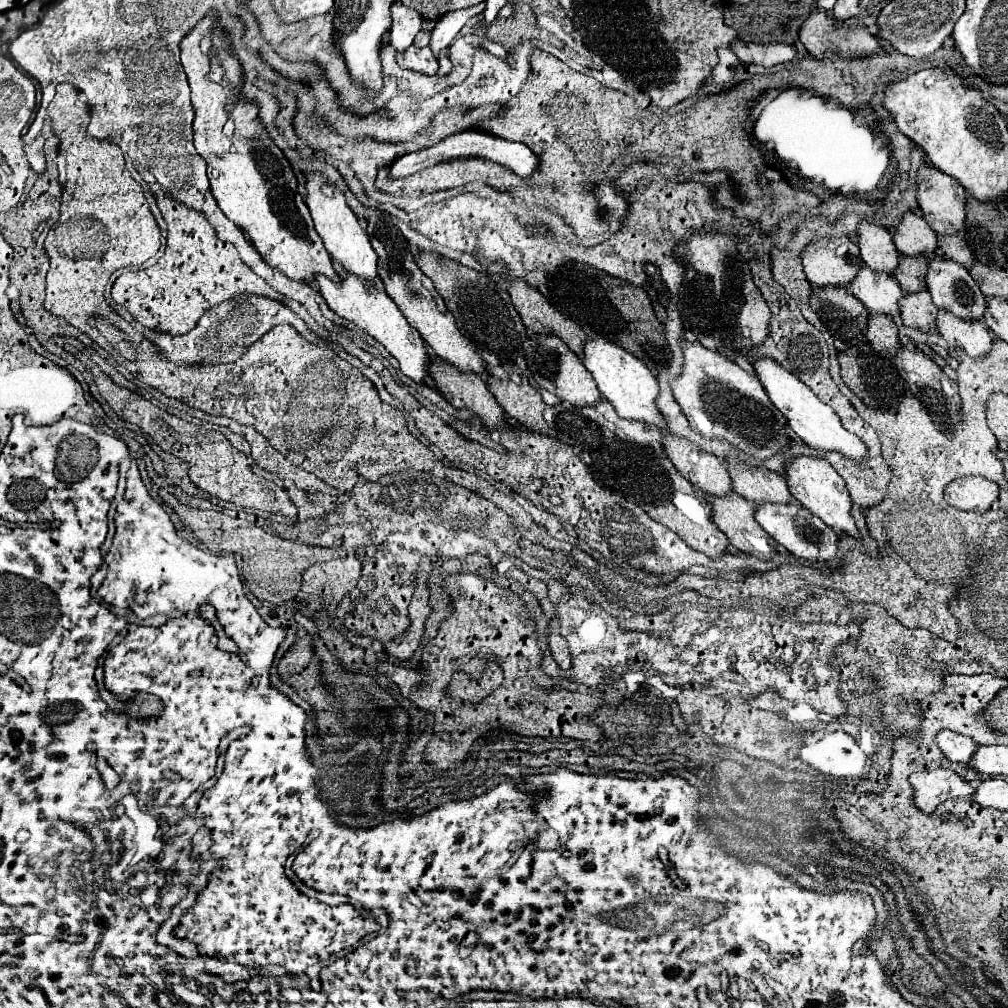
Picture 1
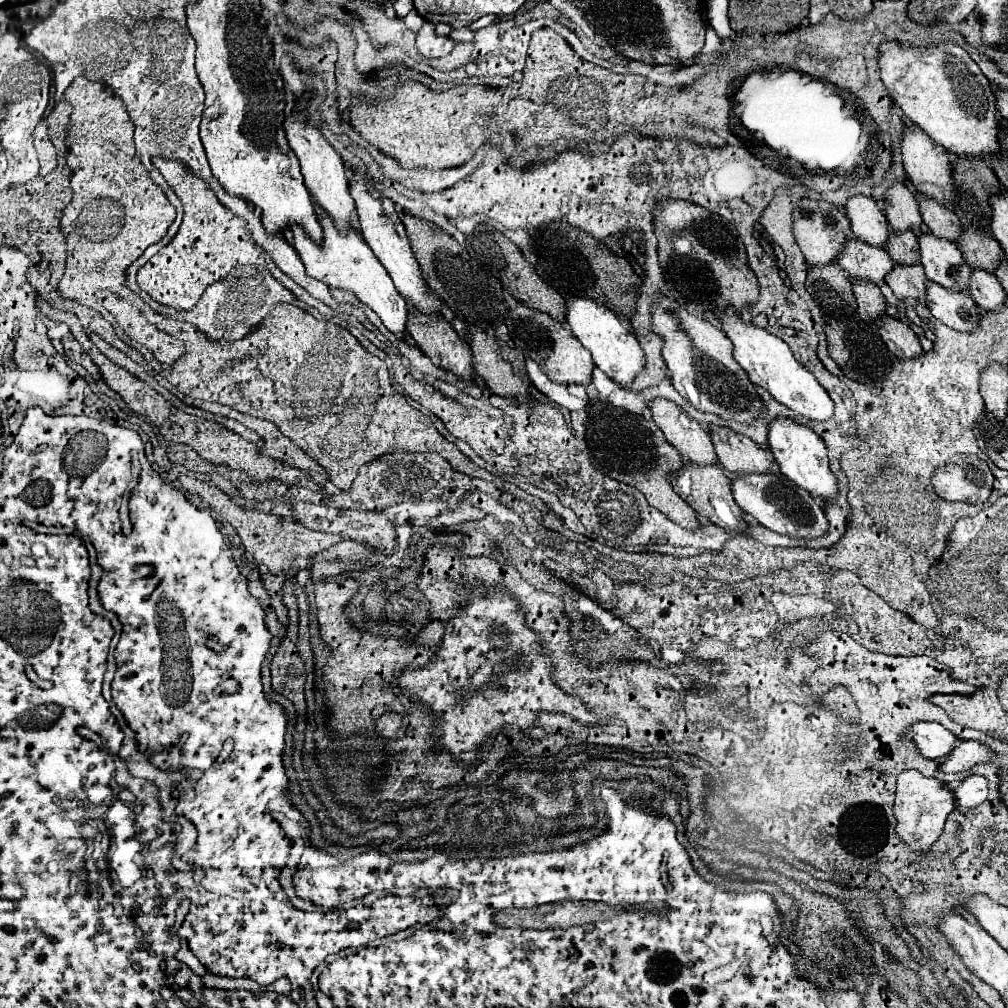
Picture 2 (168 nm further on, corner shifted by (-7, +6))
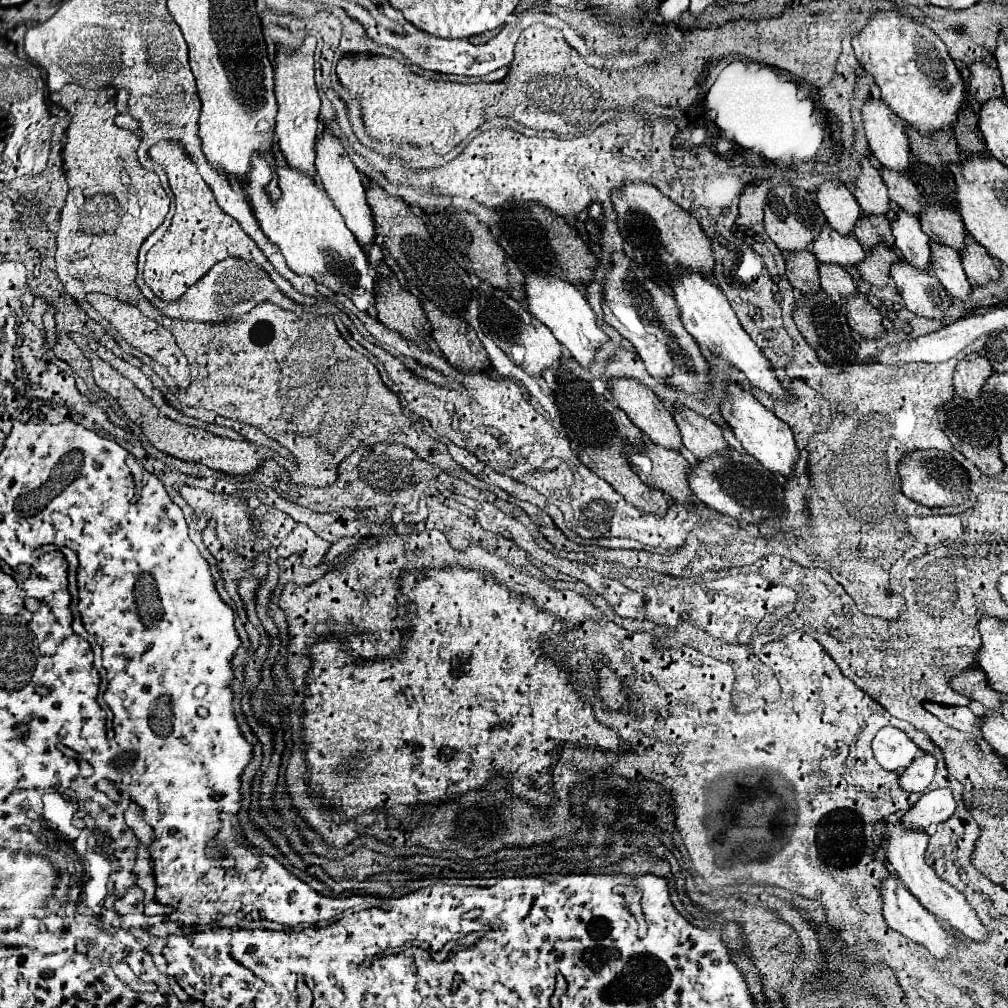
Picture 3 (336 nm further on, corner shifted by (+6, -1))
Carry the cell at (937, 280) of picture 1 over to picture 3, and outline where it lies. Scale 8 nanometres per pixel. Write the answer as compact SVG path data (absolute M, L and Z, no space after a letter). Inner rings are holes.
M899 211L897 221L891 223L893 235L895 235L895 245L901 251L903 259L913 265L917 271L931 271L931 245L929 237L921 231L919 219Z

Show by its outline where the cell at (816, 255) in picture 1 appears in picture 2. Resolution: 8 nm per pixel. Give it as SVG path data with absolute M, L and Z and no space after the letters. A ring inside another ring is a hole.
M800 198L794 204L794 224L792 224L792 232L796 238L796 244L800 246L804 258L808 264L828 264L832 262L838 252L842 250L842 244L846 242L846 234L850 234L850 222L846 220L846 214L832 206L826 200L812 200L812 198Z

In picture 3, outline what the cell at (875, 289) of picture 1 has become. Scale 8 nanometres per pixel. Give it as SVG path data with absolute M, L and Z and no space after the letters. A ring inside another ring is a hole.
M829 225L823 227L819 239L813 243L813 255L821 263L839 263L845 269L855 267L865 259L865 251L855 235L841 235Z

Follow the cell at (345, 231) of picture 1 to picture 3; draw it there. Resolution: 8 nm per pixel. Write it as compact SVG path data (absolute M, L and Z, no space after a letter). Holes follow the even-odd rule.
M305 37L303 47L299 51L279 51L275 57L275 95L279 103L277 111L277 145L283 153L289 167L295 167L297 171L311 175L315 183L317 179L317 167L315 167L315 141L317 141L317 129L319 129L319 95L313 81L313 53L315 53L315 37Z

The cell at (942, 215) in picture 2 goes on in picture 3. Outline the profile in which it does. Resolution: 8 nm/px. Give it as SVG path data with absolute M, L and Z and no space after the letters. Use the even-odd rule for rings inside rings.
M881 167L881 175L883 175L885 185L889 187L891 201L899 209L905 209L907 213L911 213L915 217L921 217L923 203L921 203L921 195L919 195L917 187L905 175L895 173L891 169L885 169L885 167Z

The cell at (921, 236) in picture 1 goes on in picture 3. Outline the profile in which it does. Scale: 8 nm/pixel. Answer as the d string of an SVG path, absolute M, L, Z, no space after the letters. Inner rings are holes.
M869 159L861 161L861 175L855 183L853 195L865 215L887 215L891 203L889 193L879 169L875 169Z

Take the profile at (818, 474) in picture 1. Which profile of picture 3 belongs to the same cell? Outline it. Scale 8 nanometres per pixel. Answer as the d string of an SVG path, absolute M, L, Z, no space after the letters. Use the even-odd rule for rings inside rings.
M729 385L727 393L731 397L721 401L721 413L723 413L725 421L731 425L735 437L745 447L745 451L749 455L753 455L767 471L779 473L779 475L791 479L795 475L795 465L799 459L793 431L787 427L787 423L783 423L779 417L775 417L773 411L765 409L749 391L743 391L739 385Z

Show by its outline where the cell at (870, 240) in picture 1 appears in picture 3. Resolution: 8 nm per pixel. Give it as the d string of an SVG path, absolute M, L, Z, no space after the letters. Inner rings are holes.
M825 181L819 185L817 203L835 231L841 235L851 235L855 231L855 223L861 219L861 207L843 183Z

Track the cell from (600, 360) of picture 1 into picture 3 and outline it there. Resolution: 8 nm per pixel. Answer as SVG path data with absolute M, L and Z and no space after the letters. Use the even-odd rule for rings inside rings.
M527 271L525 291L527 291L529 311L543 325L547 325L551 329L551 333L557 337L557 341L571 351L571 355L575 357L575 361L581 367L589 369L595 359L595 351L599 351L599 347L609 341L609 335L599 329L599 325L595 321L595 313L589 307L589 303L585 301L585 297L581 295L581 291L567 281L561 281L555 277L541 277L531 271Z

